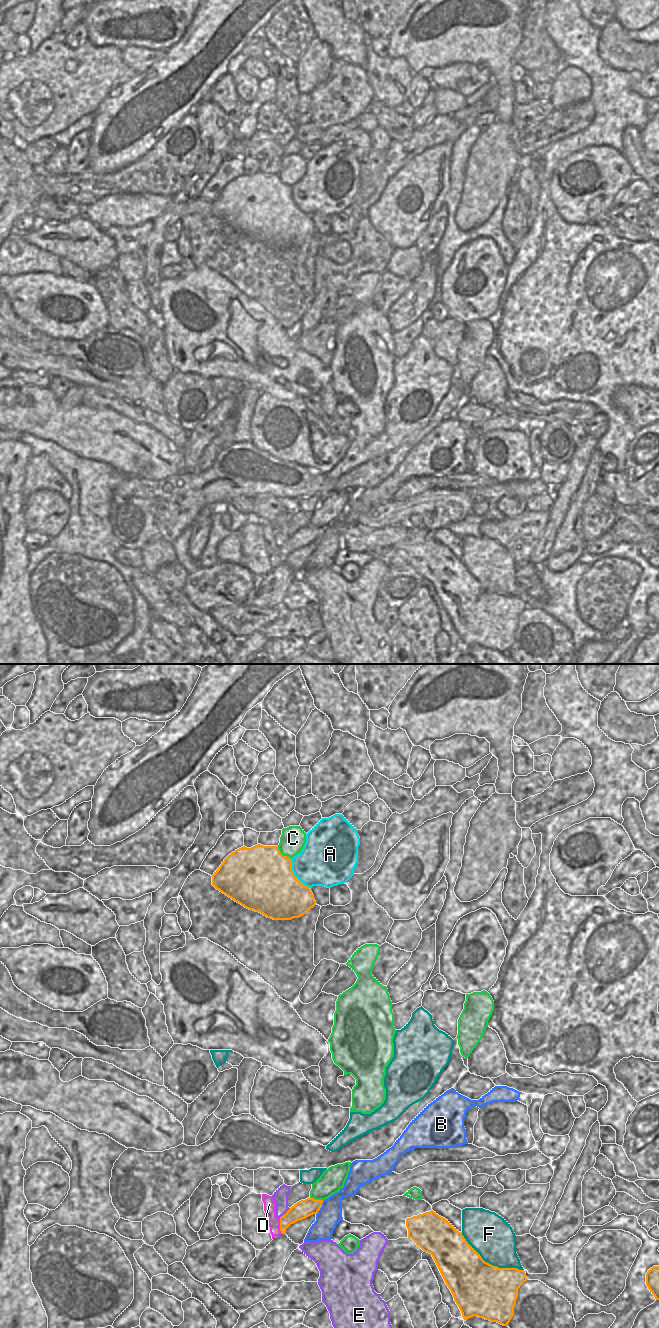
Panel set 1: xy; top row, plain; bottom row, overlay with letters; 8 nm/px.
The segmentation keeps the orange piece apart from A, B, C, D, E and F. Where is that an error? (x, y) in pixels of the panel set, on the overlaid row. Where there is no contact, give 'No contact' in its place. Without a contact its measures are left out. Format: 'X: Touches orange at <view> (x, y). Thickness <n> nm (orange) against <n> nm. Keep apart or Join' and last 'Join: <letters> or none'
A: Touches orange at xy (293, 874). Thickness 500 nm (orange) against 380 nm. Keep apart
B: Touches orange at xy (320, 1207). Thickness 140 nm (orange) against 190 nm. Keep apart
C: Touches orange at xy (281, 854). Thickness 500 nm (orange) against 200 nm. Keep apart
D: Touches orange at xy (280, 1226). Thickness 140 nm (orange) against 100 nm. Keep apart
E: Touches orange at xy (284, 1214). Thickness 140 nm (orange) against 120 nm. Keep apart
F: Touches orange at xy (490, 1264). Thickness 440 nm (orange) against 340 nm. Keep apart
Join: none.

